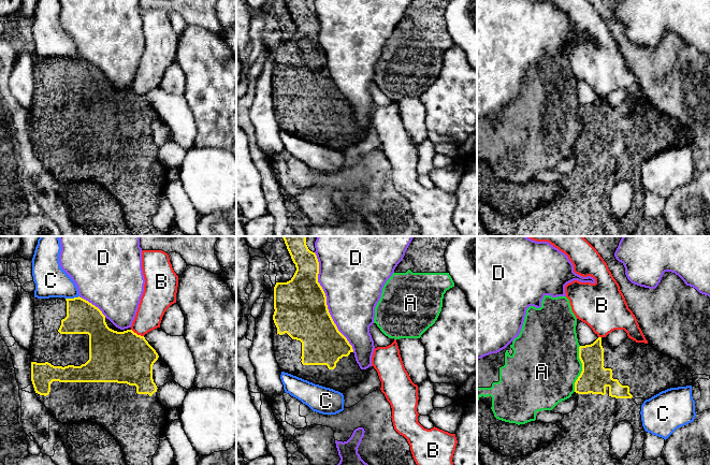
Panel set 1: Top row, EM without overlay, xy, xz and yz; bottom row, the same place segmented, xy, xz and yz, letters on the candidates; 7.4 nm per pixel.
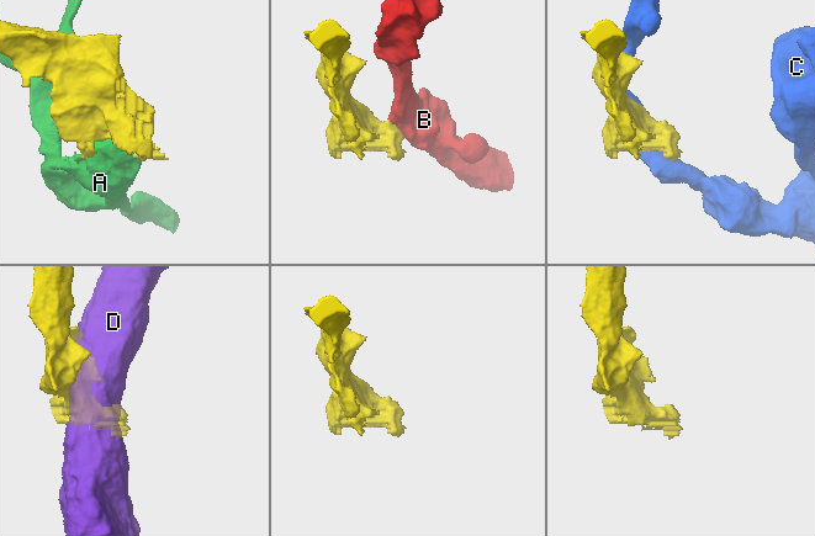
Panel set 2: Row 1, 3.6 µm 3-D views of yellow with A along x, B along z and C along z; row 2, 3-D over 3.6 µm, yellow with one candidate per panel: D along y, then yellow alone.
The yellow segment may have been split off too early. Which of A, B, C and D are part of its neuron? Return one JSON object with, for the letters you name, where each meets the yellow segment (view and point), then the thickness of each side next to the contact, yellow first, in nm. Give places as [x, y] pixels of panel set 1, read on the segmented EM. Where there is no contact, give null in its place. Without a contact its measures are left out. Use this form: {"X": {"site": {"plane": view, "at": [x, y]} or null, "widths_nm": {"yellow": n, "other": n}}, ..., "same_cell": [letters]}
{"same_cell": []}

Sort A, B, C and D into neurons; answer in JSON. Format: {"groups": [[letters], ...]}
{"groups": [["A"], ["B"], ["C"], ["D"]]}

